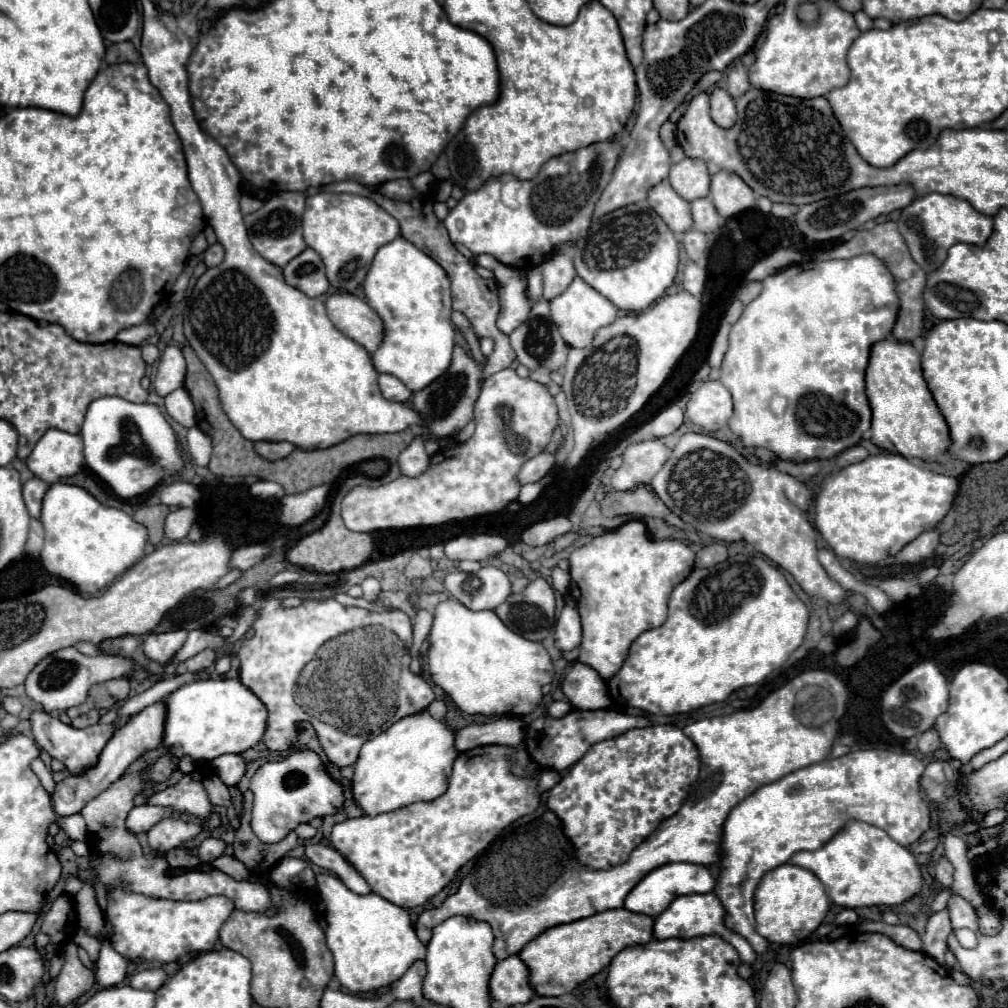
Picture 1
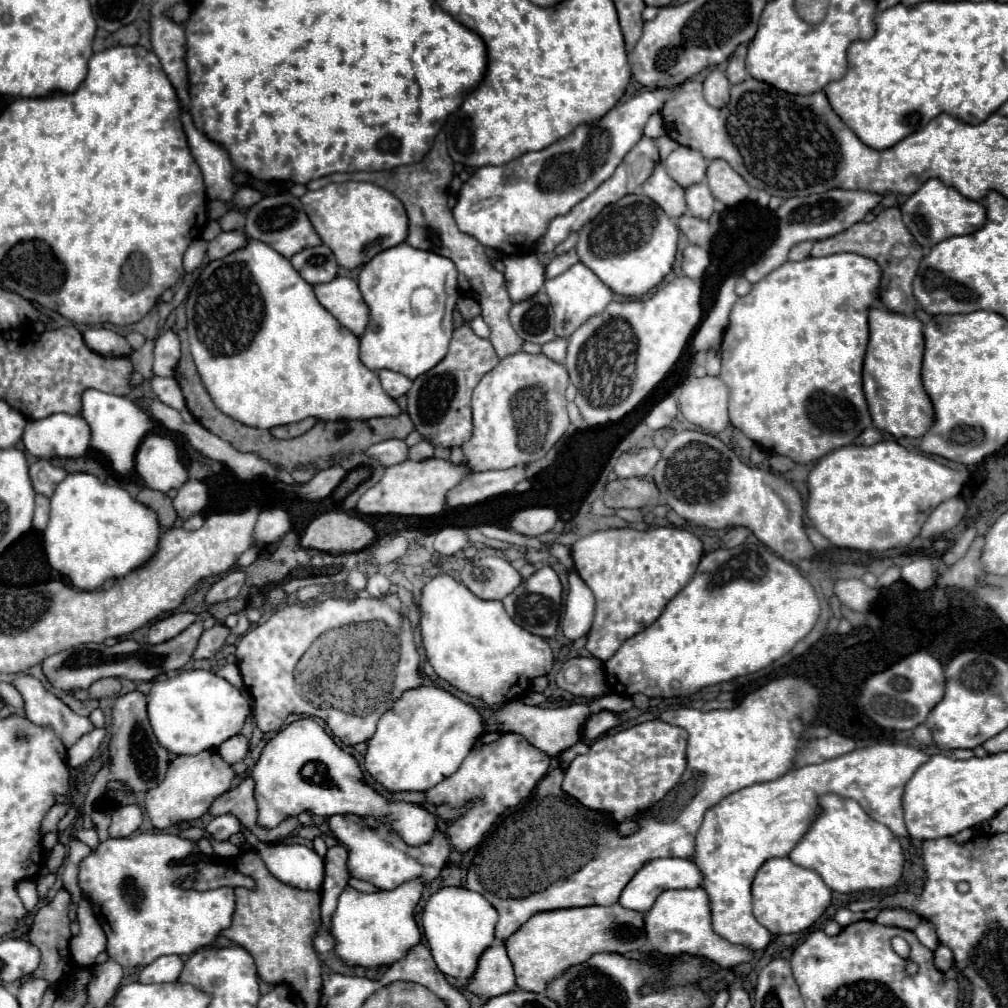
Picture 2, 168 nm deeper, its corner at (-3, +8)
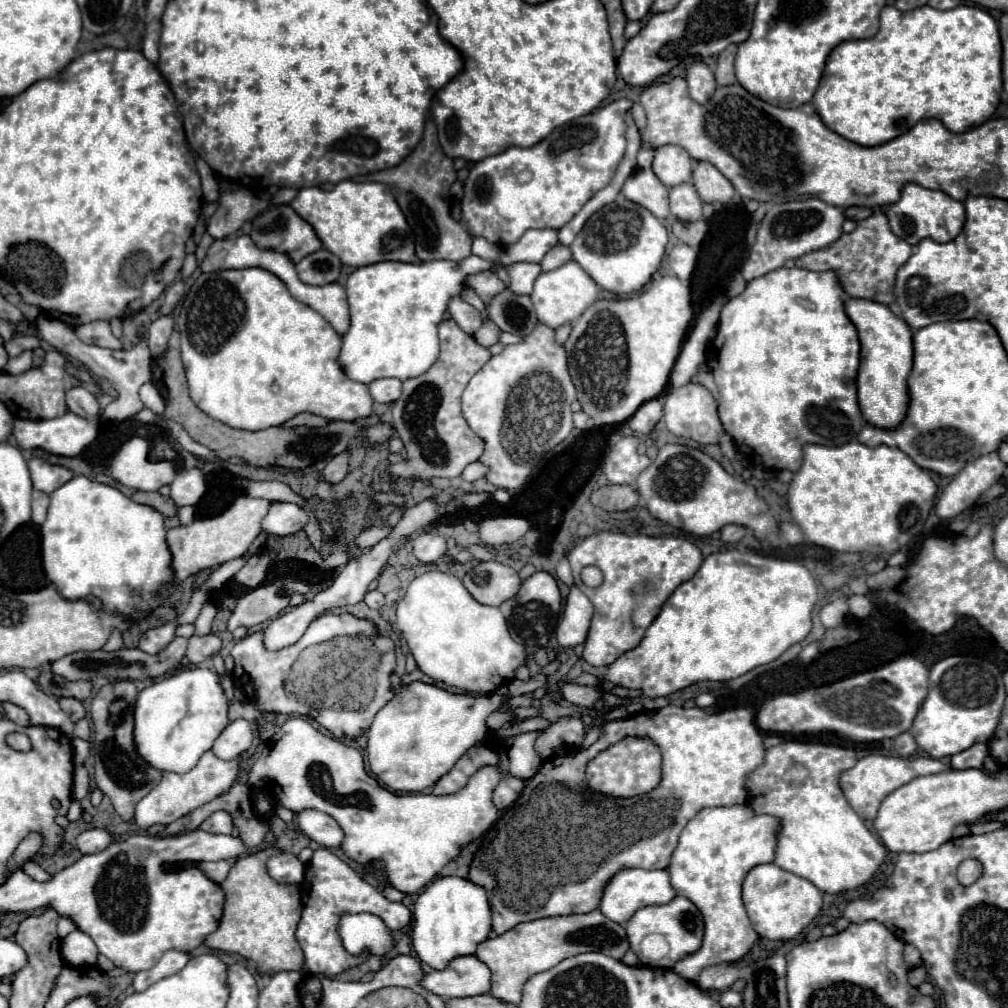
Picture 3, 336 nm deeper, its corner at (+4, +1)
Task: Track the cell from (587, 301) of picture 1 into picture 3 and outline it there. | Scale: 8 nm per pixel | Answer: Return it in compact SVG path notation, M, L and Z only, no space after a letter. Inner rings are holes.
M575 260L563 264L563 268L557 268L555 272L541 272L531 292L539 322L553 330L561 328L563 324L573 324L597 298L599 286L595 280L591 280L591 276L587 276L587 272L583 272L583 268L579 268L579 264L575 264Z

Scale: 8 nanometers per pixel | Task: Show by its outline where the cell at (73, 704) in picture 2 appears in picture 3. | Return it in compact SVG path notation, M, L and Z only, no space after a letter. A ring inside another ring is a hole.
M59 698L59 706L71 716L73 722L79 722L81 718L85 718L85 708L79 700L75 698Z

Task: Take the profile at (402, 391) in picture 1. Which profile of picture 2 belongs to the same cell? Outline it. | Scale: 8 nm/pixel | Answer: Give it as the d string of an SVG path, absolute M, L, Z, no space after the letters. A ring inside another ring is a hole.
M378 371L378 377L380 377L380 383L384 387L384 391L392 397L392 399L398 399L400 395L406 395L412 381L408 377L404 377L402 373L396 373L396 371Z

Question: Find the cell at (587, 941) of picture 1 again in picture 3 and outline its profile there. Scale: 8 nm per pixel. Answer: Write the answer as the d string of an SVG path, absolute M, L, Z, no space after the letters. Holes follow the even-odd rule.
M595 910L589 914L581 914L581 916L575 916L575 914L549 916L549 918L539 918L533 922L517 924L503 936L487 938L483 944L479 944L475 956L491 968L493 986L489 994L503 1002L519 1004L523 984L531 976L551 970L561 960L583 954L583 952L605 952L607 956L621 960L627 950L629 950L629 940L627 940L625 928L609 920L599 910Z

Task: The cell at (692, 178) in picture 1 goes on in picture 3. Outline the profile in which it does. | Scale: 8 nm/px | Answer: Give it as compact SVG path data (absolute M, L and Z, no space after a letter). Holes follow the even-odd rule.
M663 146L655 150L653 172L667 188L673 188L691 180L693 164L695 162L691 160L691 156L687 156L687 152L683 152L683 148Z

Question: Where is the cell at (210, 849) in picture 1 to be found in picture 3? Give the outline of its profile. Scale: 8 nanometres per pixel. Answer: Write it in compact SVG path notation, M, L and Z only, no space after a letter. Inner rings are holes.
M219 810L213 816L209 816L199 828L205 832L211 832L211 834L231 834L233 832L233 820L227 812Z

